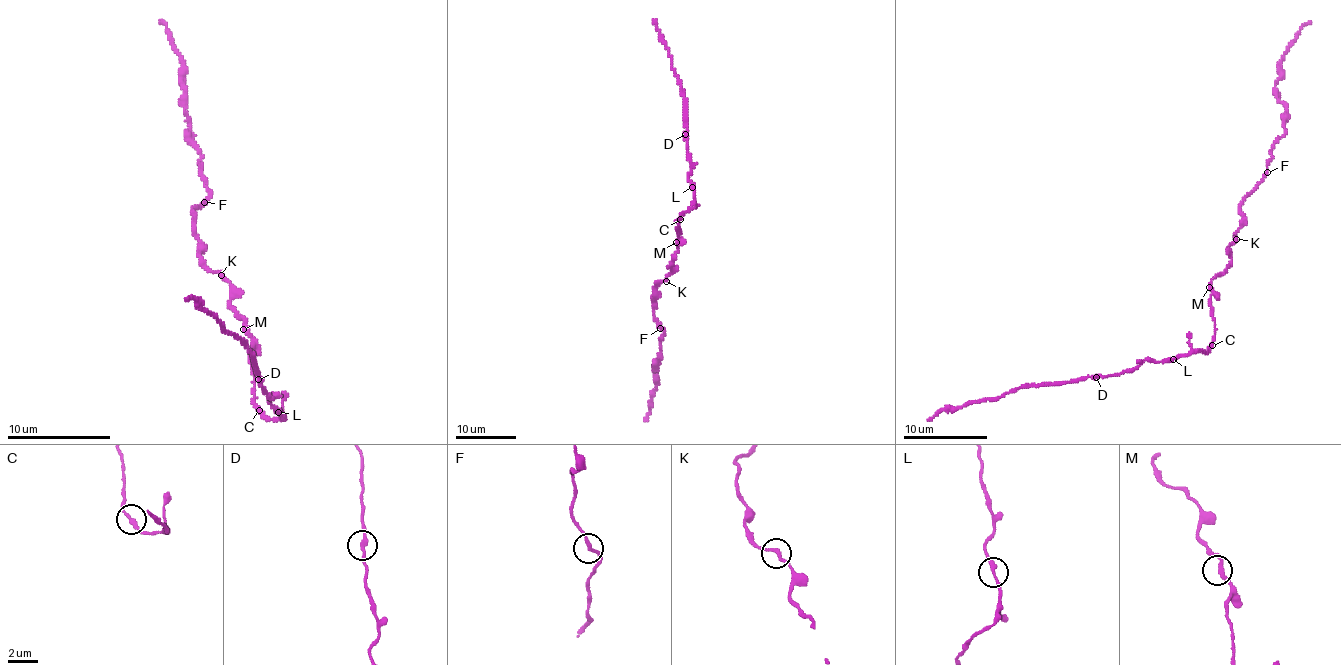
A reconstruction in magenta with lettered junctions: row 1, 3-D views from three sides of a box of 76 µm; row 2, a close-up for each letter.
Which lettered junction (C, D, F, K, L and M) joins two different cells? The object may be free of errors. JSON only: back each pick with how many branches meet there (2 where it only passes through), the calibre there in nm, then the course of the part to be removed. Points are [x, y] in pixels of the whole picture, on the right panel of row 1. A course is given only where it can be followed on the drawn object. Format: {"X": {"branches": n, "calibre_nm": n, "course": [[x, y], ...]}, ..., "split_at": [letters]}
{"split_at": []}

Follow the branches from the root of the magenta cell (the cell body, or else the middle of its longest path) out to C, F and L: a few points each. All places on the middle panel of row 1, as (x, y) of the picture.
C: (679, 243), (677, 221), (680, 219)
F: (679, 243), (670, 267), (671, 273), (655, 286), (653, 317), (660, 328)
L: (679, 243), (677, 221), (692, 206), (692, 187)

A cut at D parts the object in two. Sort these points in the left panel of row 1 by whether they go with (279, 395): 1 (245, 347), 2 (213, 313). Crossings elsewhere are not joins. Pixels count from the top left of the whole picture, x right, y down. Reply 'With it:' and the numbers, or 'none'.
With it: none

